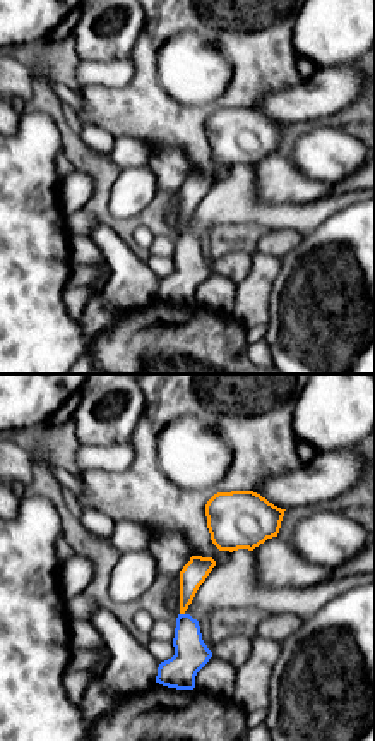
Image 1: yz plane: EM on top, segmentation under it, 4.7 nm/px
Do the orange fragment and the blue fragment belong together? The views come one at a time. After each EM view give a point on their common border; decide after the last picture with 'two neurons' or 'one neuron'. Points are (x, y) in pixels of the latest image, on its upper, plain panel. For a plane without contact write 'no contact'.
(182, 228)

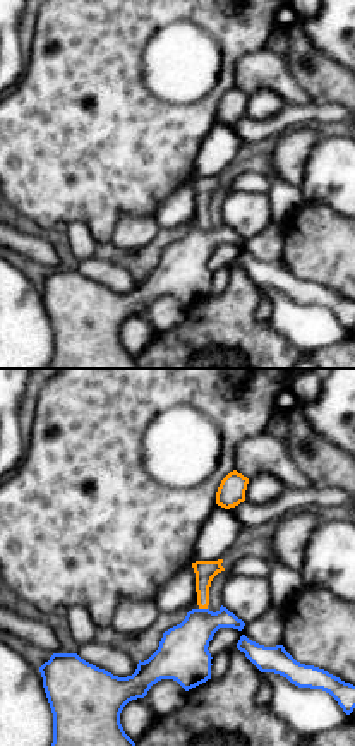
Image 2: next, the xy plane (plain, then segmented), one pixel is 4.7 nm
(203, 223)

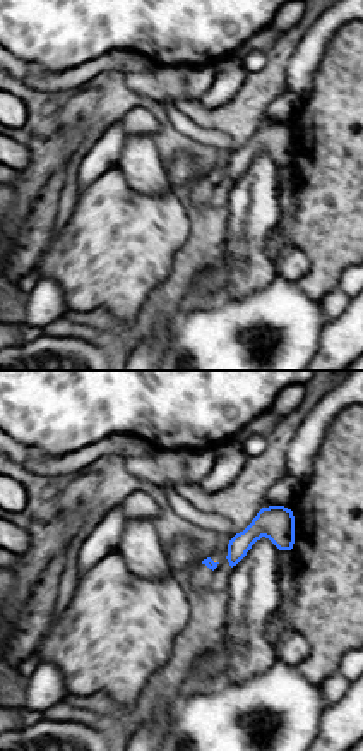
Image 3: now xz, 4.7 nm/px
no contact

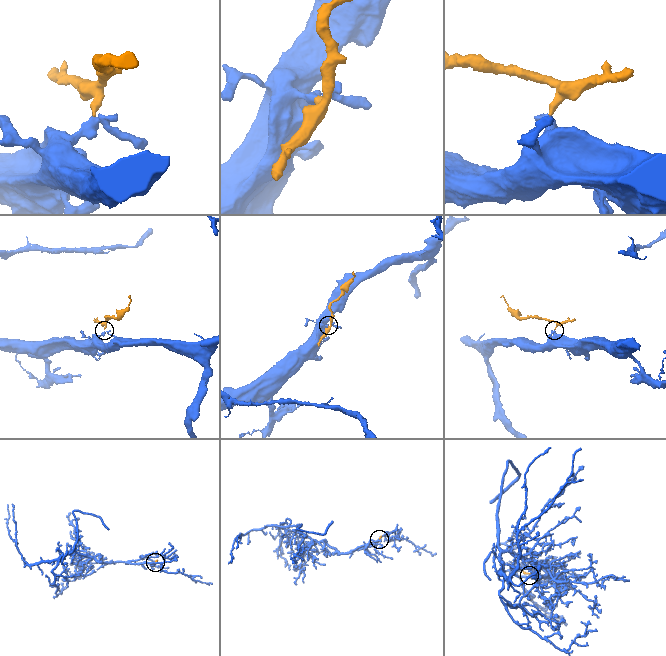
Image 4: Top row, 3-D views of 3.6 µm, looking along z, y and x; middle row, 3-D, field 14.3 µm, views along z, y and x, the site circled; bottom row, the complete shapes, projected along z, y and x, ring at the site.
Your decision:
two neurons

